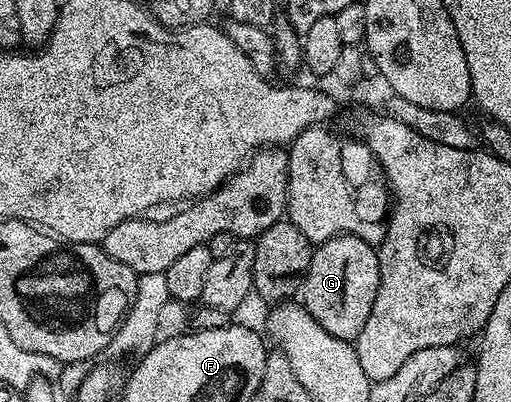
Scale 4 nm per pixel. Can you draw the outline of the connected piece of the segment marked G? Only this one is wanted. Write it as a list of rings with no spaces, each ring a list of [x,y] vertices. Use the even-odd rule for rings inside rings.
[[[358,233],[336,234],[335,237],[318,243],[312,249],[307,273],[302,275],[304,310],[329,332],[329,336],[354,343],[373,312],[373,300],[377,300],[379,287],[379,252]]]

